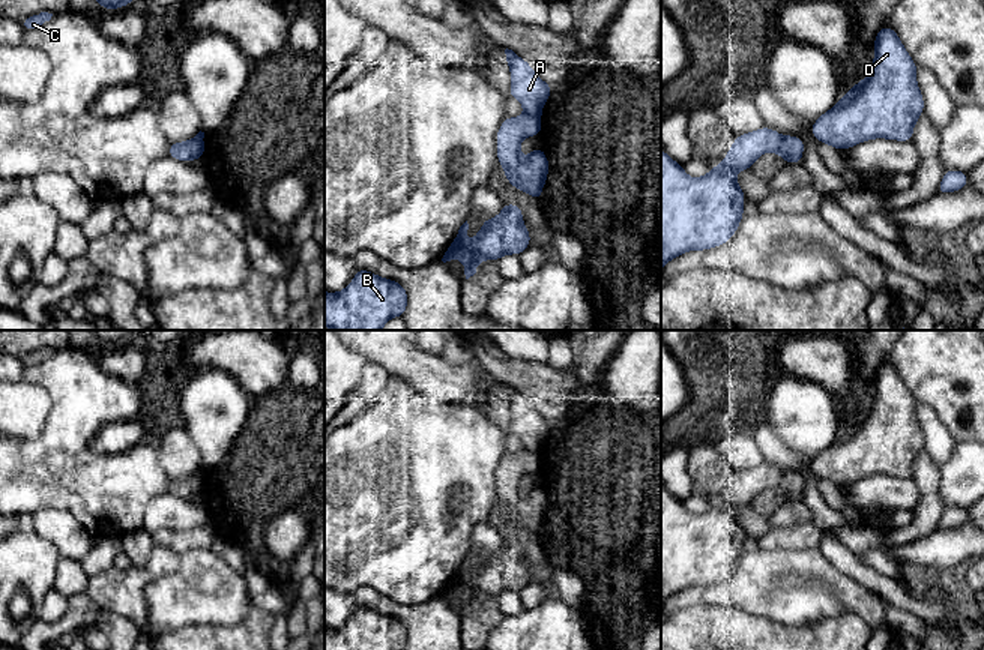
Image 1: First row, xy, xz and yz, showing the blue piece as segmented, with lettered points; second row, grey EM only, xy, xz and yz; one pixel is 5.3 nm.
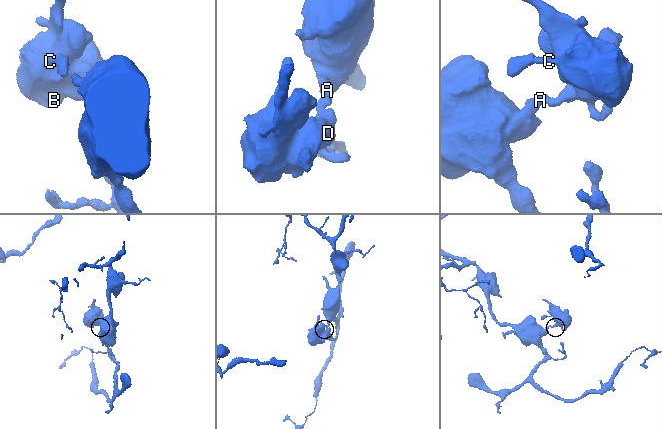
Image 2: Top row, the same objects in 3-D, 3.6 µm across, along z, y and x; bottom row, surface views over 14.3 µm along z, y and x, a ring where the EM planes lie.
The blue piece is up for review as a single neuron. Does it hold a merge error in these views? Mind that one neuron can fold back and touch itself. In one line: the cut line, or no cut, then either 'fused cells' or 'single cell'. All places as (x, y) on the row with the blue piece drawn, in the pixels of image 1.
xz (525, 111), (540, 117) | fused cells

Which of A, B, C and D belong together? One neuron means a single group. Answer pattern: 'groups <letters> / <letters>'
groups A / B C D

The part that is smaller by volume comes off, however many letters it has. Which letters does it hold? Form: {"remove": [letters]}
{"remove": ["B", "C", "D"]}

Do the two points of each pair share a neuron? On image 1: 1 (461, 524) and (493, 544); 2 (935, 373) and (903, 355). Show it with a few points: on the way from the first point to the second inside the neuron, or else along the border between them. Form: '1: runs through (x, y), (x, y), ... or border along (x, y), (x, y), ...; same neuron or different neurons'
1: border along (487, 520), (473, 529), (466, 556); different neurons
2: runs through (927, 365), (917, 355), (911, 355); same neuron

